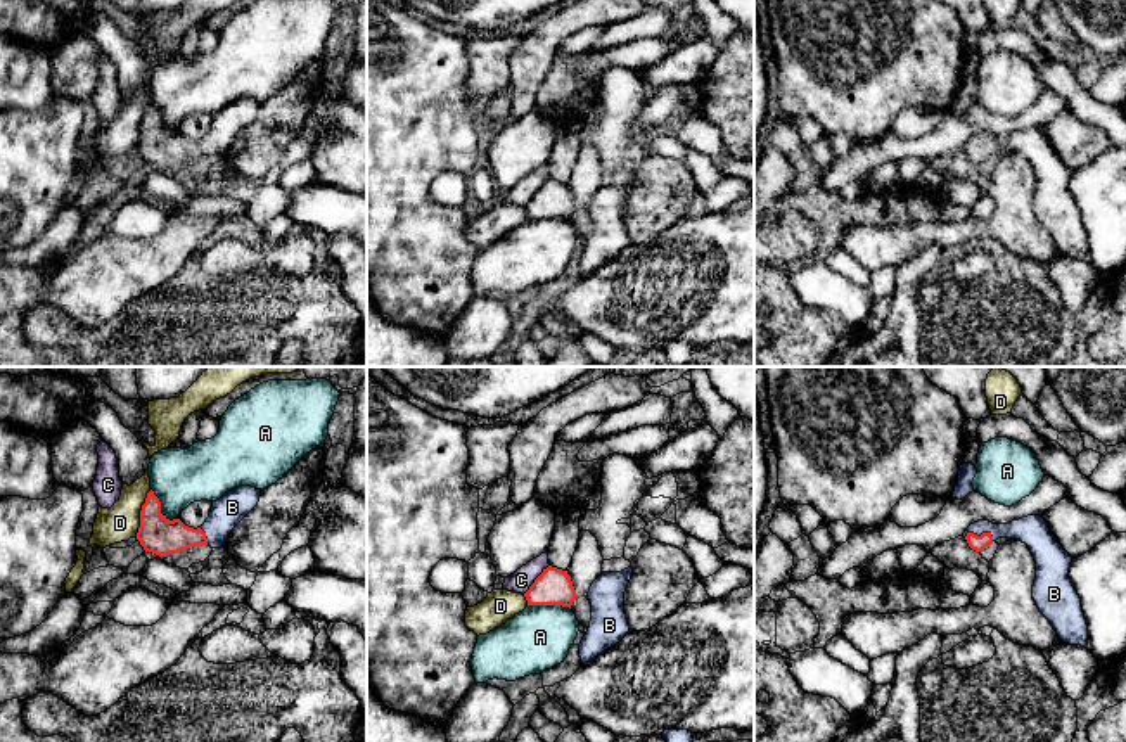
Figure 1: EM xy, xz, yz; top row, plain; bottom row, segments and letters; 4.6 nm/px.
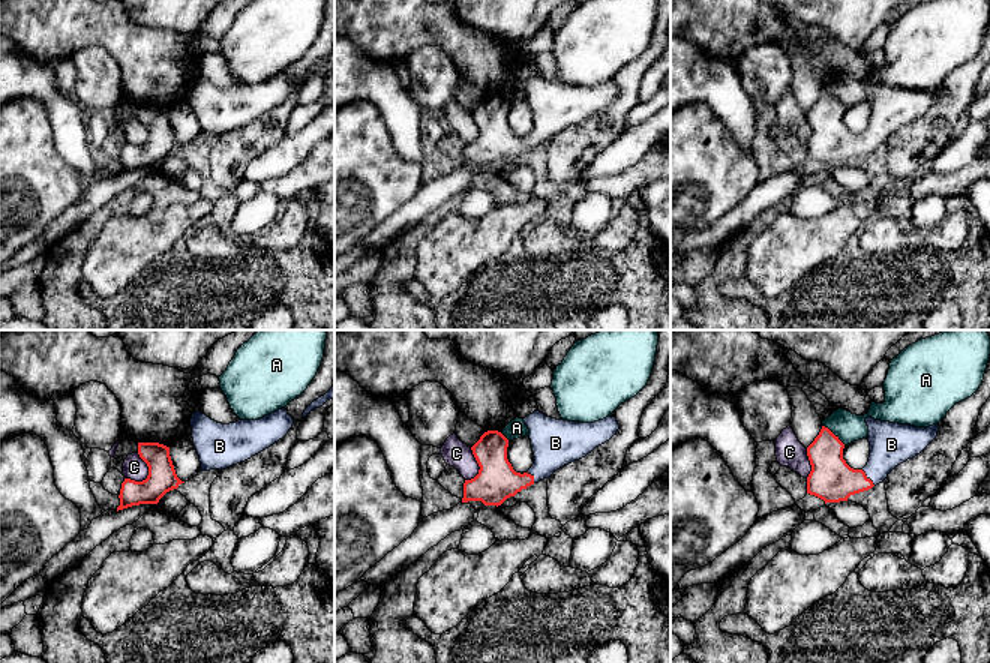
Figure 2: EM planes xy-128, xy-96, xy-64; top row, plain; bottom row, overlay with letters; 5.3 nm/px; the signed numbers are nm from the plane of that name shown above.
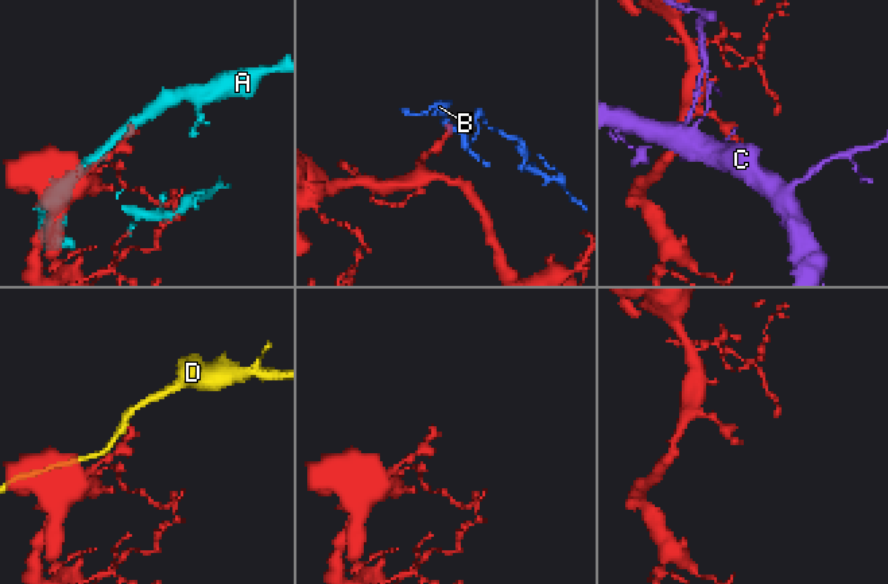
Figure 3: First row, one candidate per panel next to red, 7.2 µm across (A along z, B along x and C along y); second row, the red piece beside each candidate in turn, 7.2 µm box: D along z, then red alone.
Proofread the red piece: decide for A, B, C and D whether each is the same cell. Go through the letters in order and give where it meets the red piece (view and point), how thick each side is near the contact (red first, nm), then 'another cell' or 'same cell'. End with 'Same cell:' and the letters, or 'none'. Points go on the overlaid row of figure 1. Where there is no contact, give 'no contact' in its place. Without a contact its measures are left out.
A: contact xy (159, 509); calibres 170 and 260 nm; another cell
B: contact yz (981, 535); calibres 70 and 140 nm; same cell
C: contact xz (535, 580); calibres 170 and 100 nm; another cell
D: contact xy (140, 512); calibres 170 and 170 nm; another cell
Same cell: B

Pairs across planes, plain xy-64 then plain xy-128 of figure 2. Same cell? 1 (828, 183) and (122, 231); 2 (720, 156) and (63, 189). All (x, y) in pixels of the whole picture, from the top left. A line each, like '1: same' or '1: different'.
1: different
2: same

